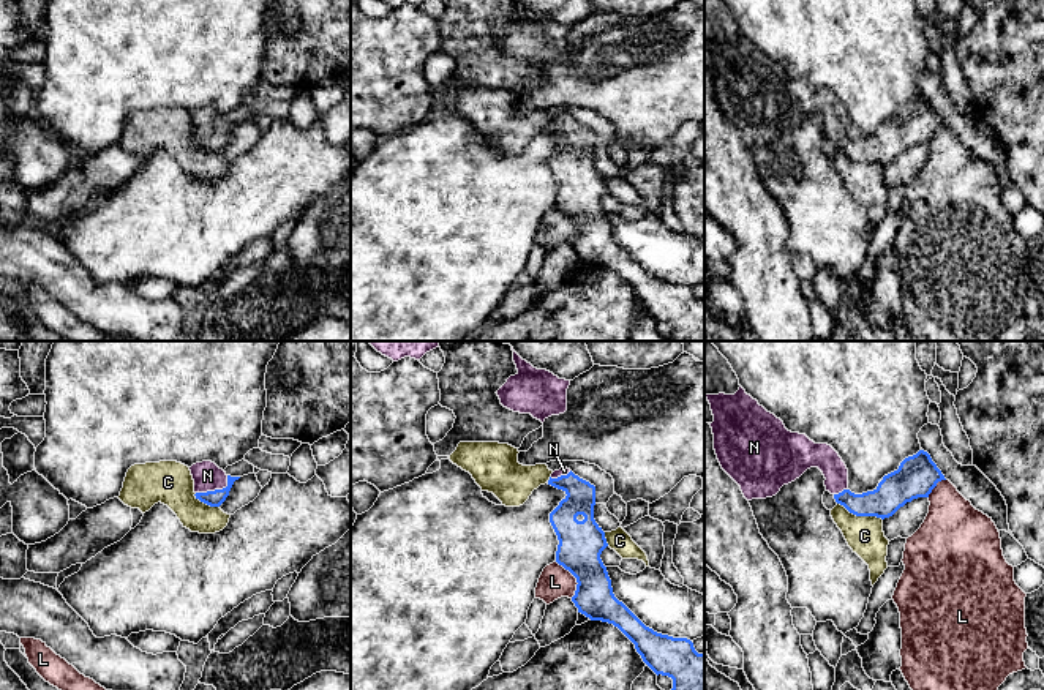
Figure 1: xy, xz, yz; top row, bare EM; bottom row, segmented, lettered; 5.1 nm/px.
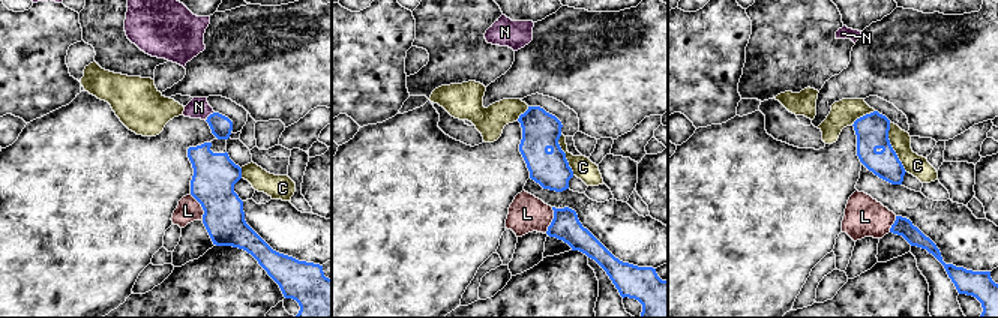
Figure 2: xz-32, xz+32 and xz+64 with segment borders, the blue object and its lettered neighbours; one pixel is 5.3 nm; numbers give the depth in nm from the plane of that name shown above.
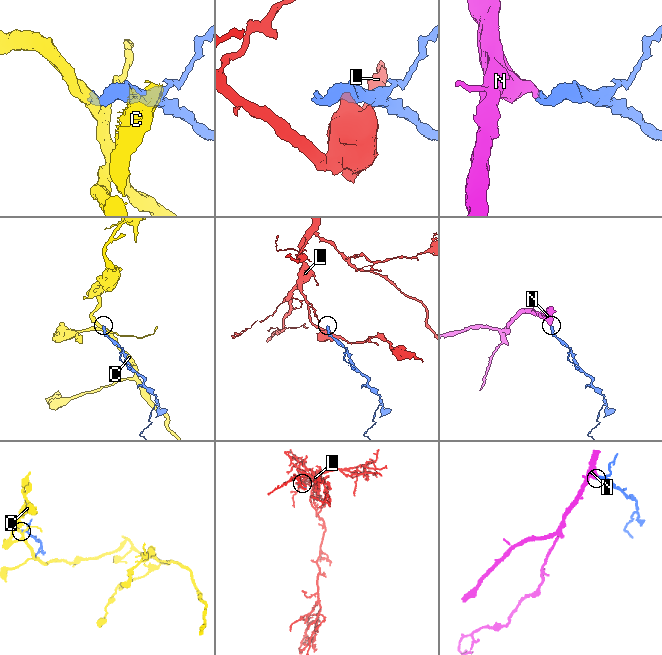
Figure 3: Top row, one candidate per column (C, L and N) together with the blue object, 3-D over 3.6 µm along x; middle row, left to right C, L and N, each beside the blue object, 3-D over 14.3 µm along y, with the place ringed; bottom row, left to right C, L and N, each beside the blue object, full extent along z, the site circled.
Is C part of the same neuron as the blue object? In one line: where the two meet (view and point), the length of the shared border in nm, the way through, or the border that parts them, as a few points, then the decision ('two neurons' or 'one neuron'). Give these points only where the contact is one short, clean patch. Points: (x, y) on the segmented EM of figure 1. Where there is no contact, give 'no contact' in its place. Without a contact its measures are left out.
meets blue in yz at (859, 515); contact 240 nm long; border along yz (837, 502), (856, 515), (875, 515), (882, 520); two neurons

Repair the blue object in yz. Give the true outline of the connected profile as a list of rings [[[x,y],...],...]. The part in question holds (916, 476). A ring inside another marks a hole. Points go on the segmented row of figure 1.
[[[739,387],[734,395],[719,393],[706,395],[706,398],[714,415],[714,422],[709,425],[714,434],[714,450],[717,459],[722,469],[741,486],[741,491],[747,501],[772,497],[780,491],[783,485],[794,482],[807,469],[818,467],[826,478],[826,491],[834,496],[837,504],[843,505],[850,513],[856,516],[877,516],[884,519],[892,516],[907,502],[911,502],[918,497],[929,497],[937,483],[946,480],[941,471],[932,461],[930,455],[924,450],[919,450],[916,455],[905,458],[897,471],[884,475],[873,491],[854,494],[848,489],[848,469],[831,445],[815,444],[806,434],[788,431],[780,418],[760,406],[758,401],[747,395],[742,387]]]

